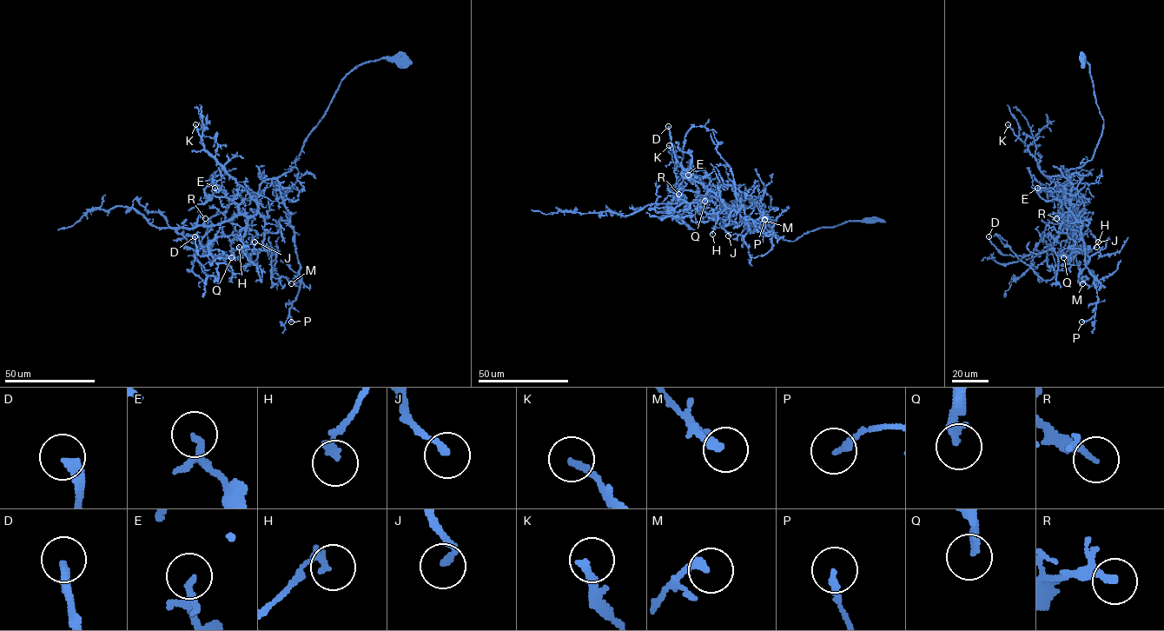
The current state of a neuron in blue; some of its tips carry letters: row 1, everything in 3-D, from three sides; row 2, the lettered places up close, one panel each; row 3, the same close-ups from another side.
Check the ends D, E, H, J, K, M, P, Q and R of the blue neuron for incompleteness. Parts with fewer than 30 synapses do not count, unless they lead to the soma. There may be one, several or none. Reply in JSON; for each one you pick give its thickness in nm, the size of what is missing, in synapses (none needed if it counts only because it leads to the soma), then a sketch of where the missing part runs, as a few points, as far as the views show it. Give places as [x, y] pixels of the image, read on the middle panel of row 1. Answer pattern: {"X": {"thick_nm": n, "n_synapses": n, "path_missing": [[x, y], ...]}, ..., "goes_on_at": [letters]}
{"D": {"thick_nm": 280, "n_synapses": 70, "path_missing": [[668, 126], [680, 122], [697, 128]]}, "K": {"thick_nm": 240, "n_synapses": 50, "path_missing": [[669, 145], [666, 133], [673, 131], [677, 127]]}, "Q": {"thick_nm": 240, "n_synapses": 180, "path_missing": [[704, 201], [710, 195], [697, 198], [679, 215], [671, 216]]}, "goes_on_at": ["D", "K", "Q"]}

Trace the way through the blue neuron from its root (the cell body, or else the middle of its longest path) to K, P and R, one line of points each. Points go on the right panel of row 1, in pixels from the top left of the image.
K: (1082, 58), (1089, 65), (1103, 129), (1093, 158), (1066, 172), (1071, 186), (1069, 200), (1008, 124)
P: (1082, 58), (1103, 129), (1093, 158), (1066, 172), (1065, 205), (1081, 223), (1098, 300), (1095, 315), (1081, 322)
R: (1082, 58), (1103, 129), (1093, 158), (1066, 172), (1070, 212), (1059, 215), (1064, 226), (1064, 215), (1056, 218)

